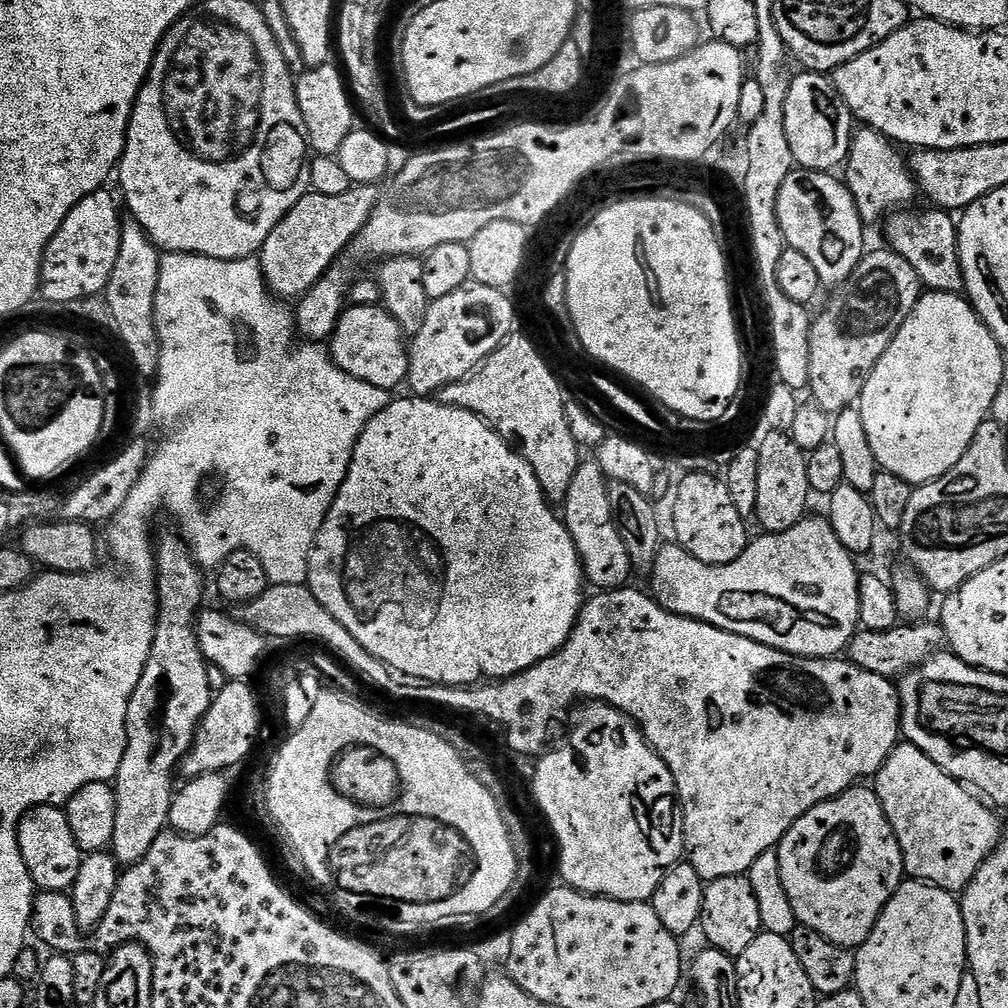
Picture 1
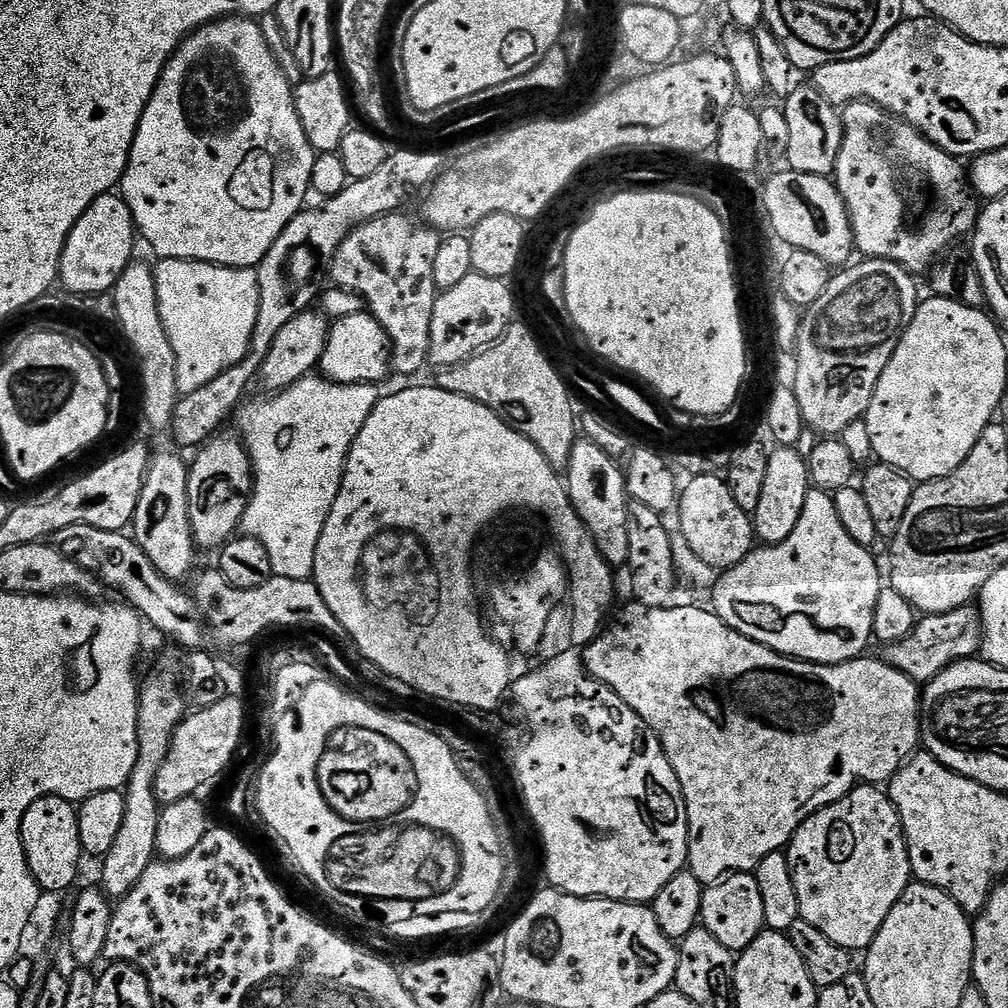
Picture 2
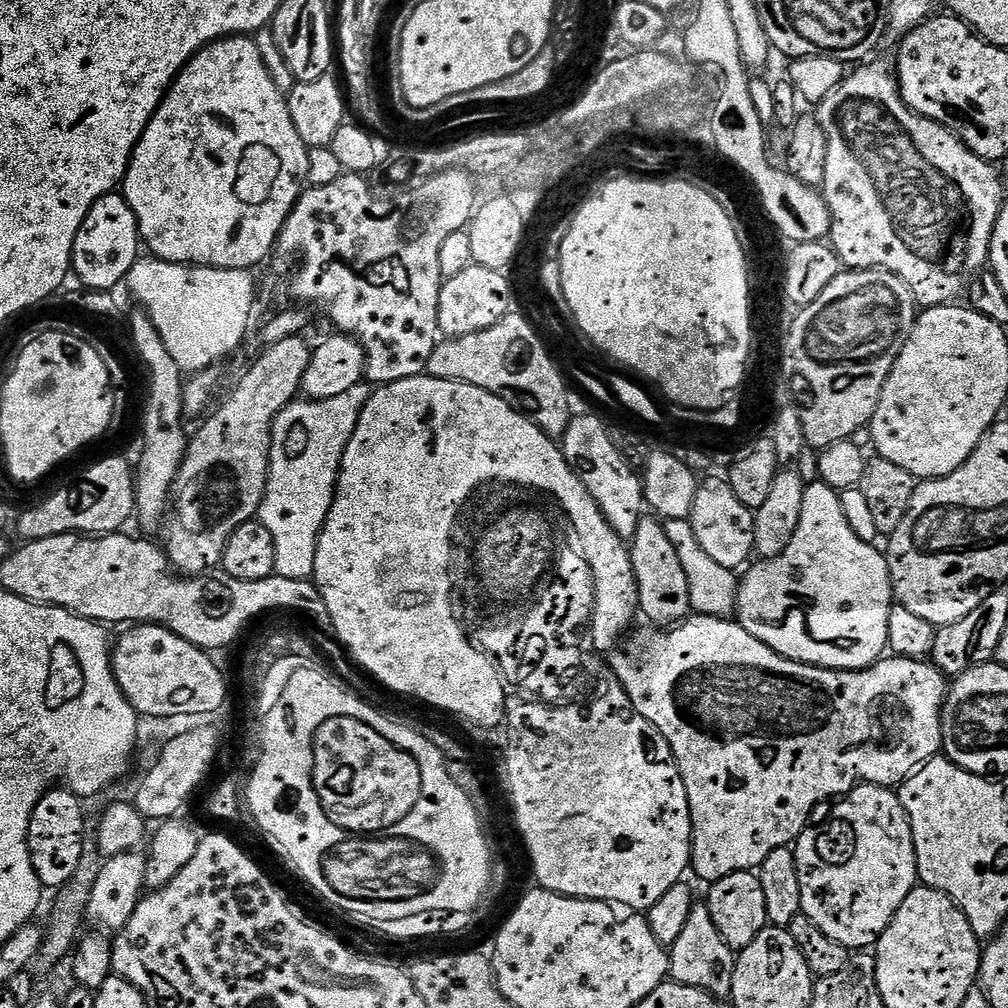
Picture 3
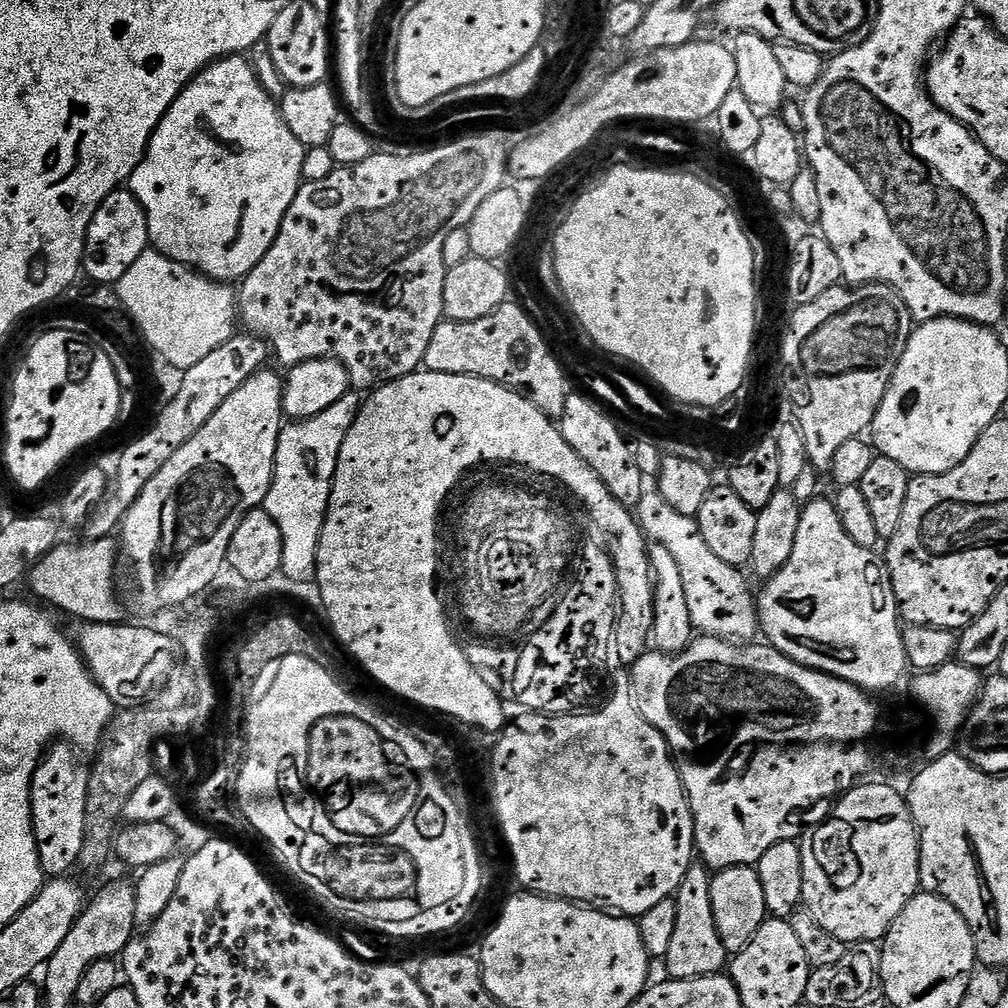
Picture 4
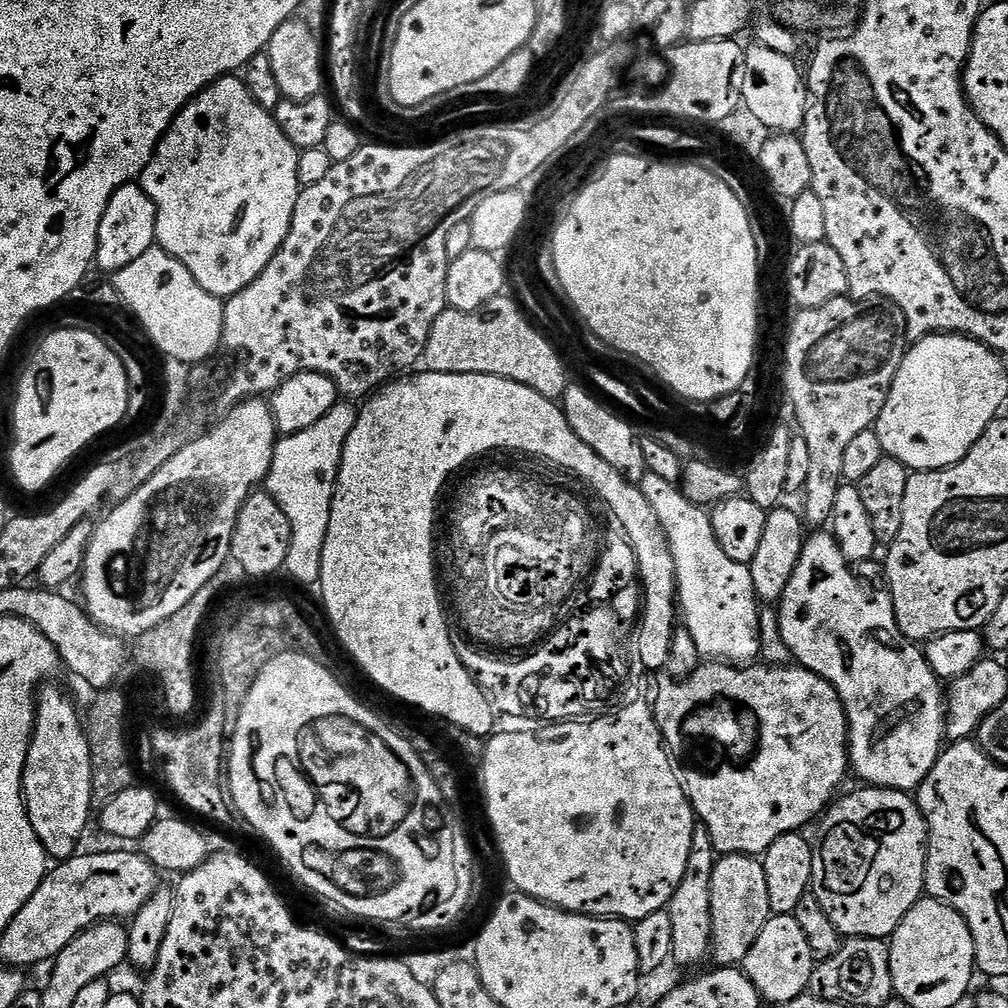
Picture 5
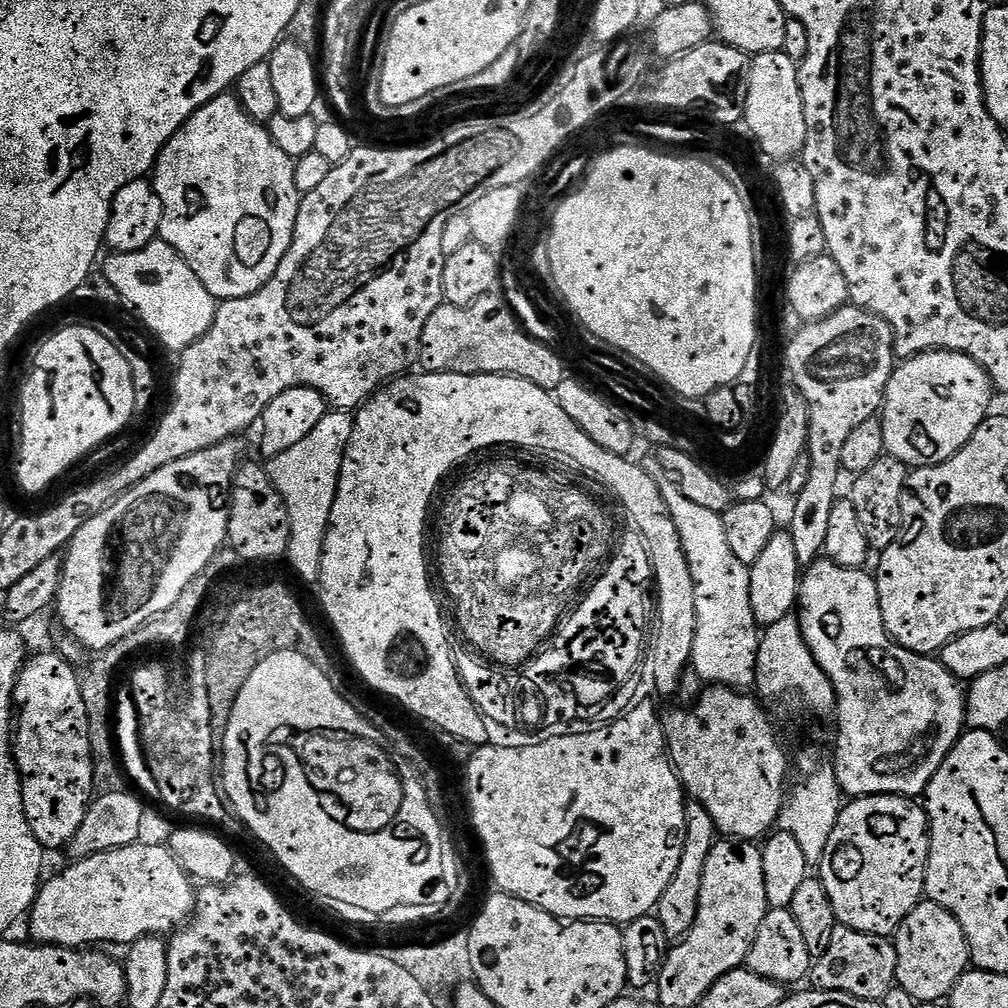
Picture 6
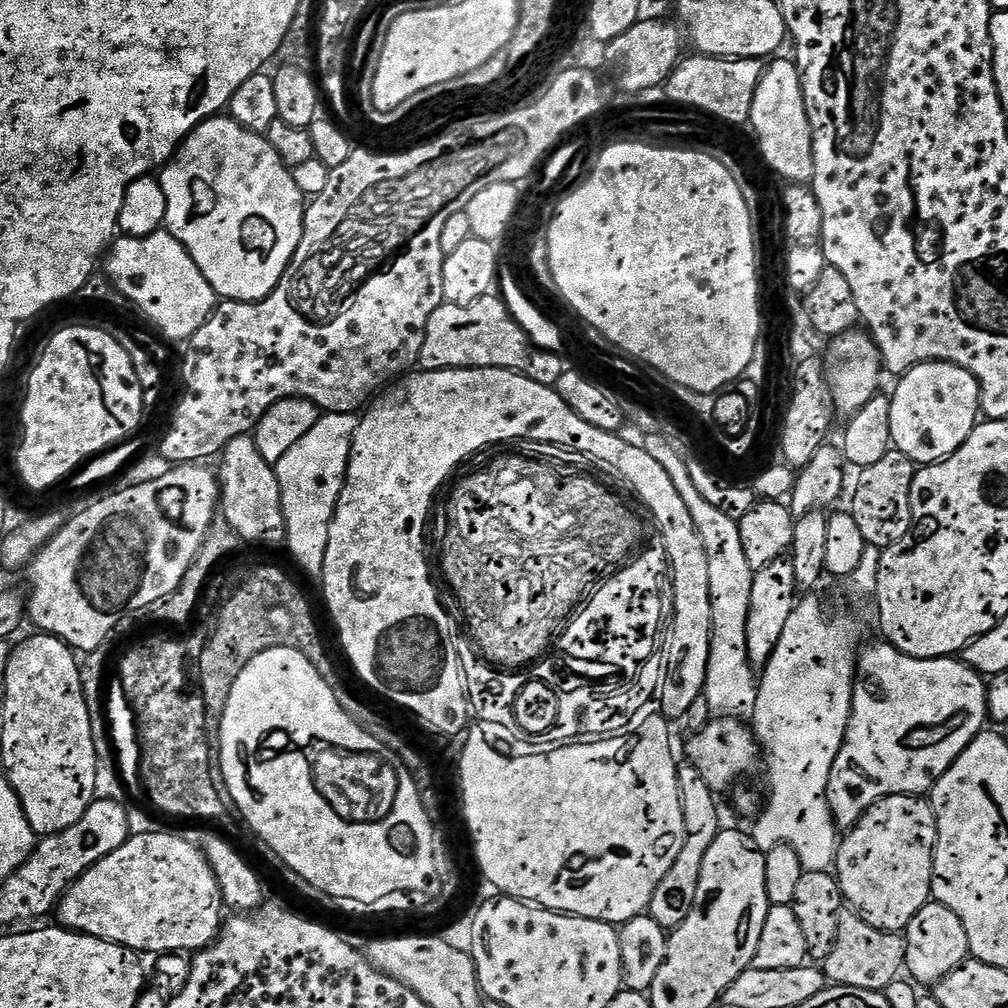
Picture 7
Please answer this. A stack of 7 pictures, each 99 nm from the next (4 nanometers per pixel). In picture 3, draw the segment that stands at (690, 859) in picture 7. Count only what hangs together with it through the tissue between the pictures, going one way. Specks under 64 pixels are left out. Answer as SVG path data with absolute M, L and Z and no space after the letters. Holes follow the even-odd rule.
M697 902L690 914L686 927L682 930L678 942L670 946L668 953L668 970L671 979L682 986L690 986L710 994L721 1002L727 1001L734 986L734 966L737 953L718 934L718 926L714 926L714 918L710 918L707 903Z

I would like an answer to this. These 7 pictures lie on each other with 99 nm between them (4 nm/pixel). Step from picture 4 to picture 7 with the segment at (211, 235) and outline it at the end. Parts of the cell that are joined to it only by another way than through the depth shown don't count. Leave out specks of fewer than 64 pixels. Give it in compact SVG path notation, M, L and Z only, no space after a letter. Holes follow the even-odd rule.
M227 114L209 116L190 135L184 138L180 147L176 149L176 153L172 155L171 161L159 169L158 179L162 186L162 191L166 194L164 228L188 251L190 258L194 258L198 270L202 270L206 282L210 282L210 286L216 291L217 297L223 298L224 300L254 302L255 300L266 298L275 290L278 282L282 278L282 274L290 266L290 262L298 250L298 242L302 242L306 197L302 194L302 190L298 190L298 185L294 182L289 168L282 162L278 150L274 150L274 146L270 146L267 135L259 132L251 132L246 126L242 126Z

